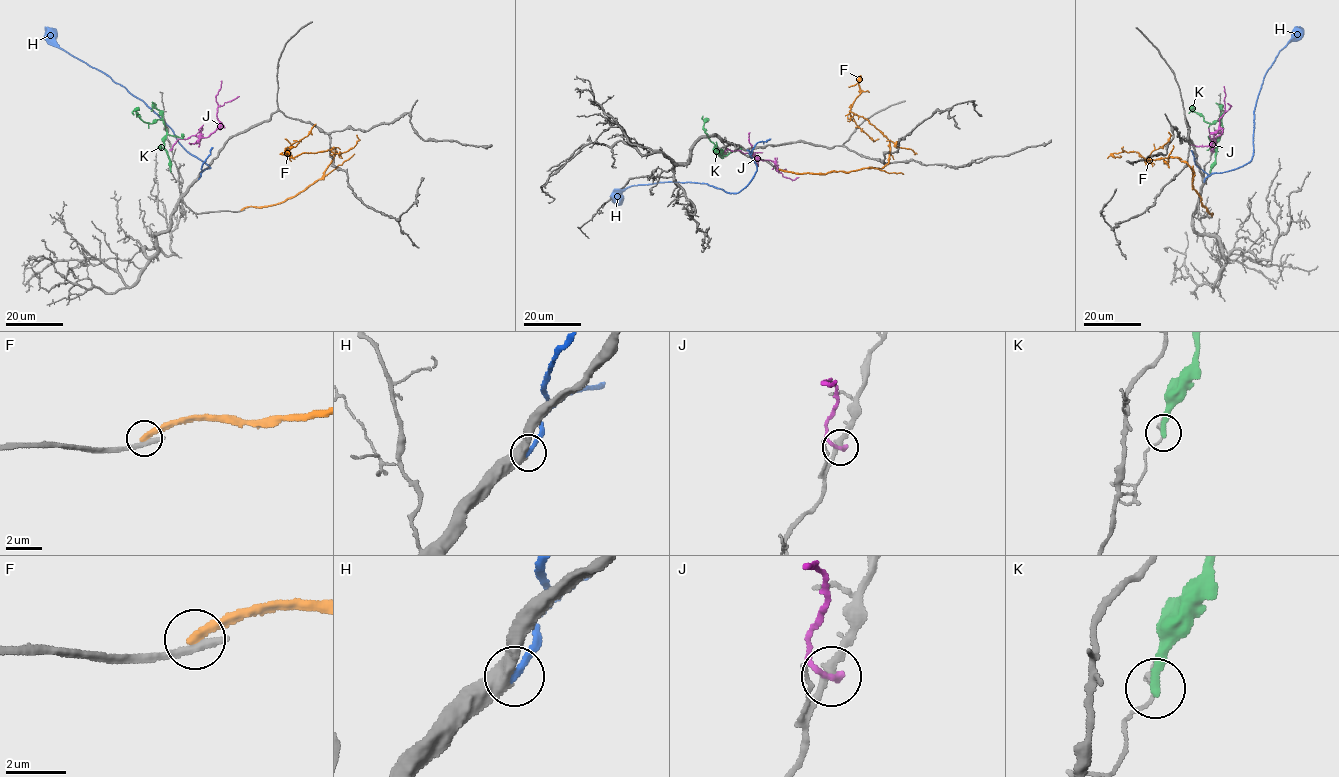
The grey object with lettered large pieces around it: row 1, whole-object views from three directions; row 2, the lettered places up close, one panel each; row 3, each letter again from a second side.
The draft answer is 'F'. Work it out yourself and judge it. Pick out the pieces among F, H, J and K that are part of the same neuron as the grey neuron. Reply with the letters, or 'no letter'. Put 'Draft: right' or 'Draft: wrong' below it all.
H
Draft: wrong

